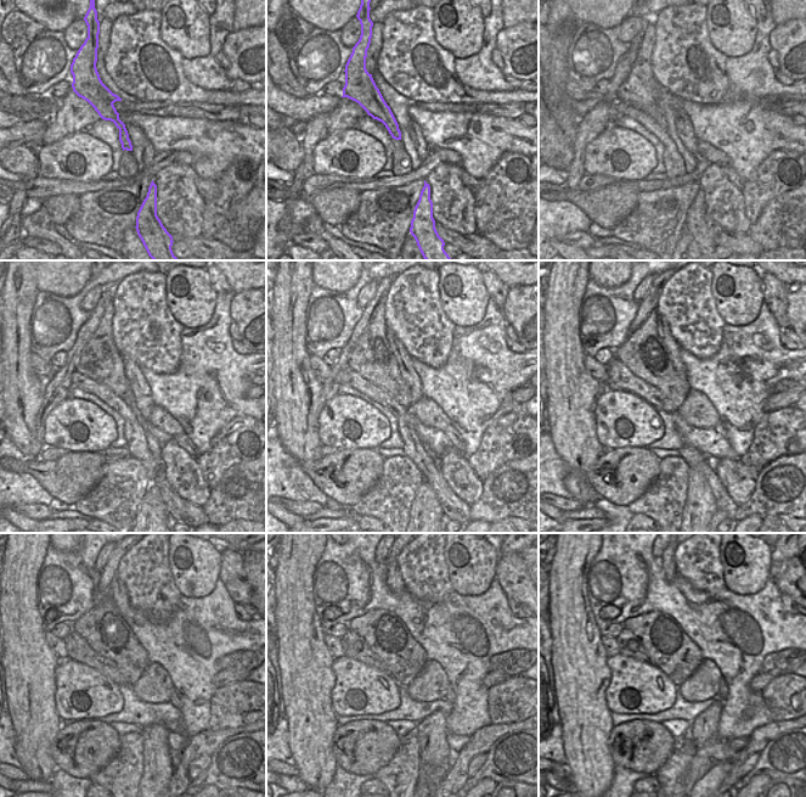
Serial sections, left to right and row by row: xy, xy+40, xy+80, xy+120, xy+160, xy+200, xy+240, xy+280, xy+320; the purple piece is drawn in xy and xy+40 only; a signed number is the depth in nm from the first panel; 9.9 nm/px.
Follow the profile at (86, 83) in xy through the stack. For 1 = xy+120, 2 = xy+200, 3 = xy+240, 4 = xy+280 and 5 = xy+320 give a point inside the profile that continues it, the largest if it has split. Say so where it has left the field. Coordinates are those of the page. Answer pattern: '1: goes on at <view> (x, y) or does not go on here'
1: goes on at xy+120 (94, 369)
2: goes on at xy+200 (638, 368)
3: goes on at xy+240 (95, 640)
4: goes on at xy+280 (370, 639)
5: goes on at xy+320 (642, 636)

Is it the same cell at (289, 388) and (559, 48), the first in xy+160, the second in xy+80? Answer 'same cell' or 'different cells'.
same cell

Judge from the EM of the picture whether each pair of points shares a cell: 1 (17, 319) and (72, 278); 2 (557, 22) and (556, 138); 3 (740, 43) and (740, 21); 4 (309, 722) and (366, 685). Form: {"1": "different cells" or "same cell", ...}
{"1": "different cells", "2": "same cell", "3": "same cell", "4": "different cells"}

